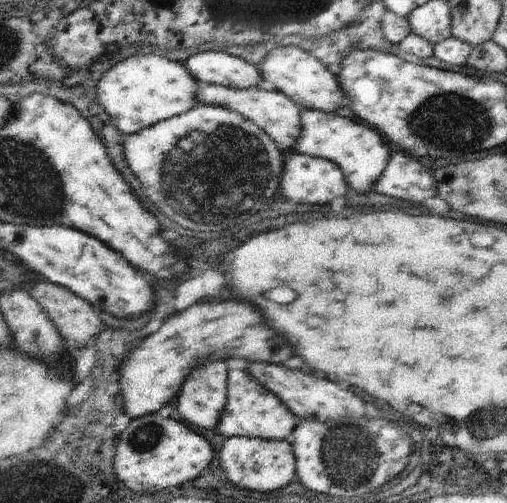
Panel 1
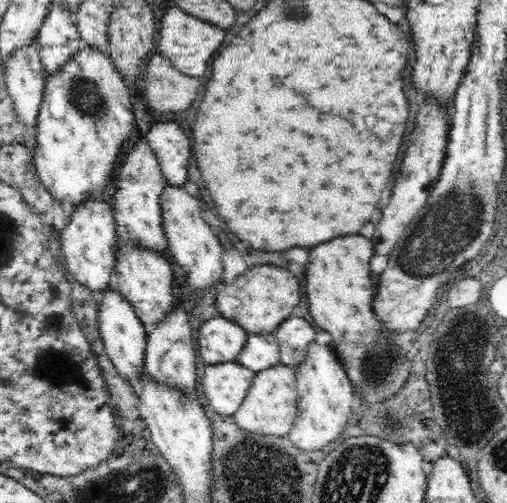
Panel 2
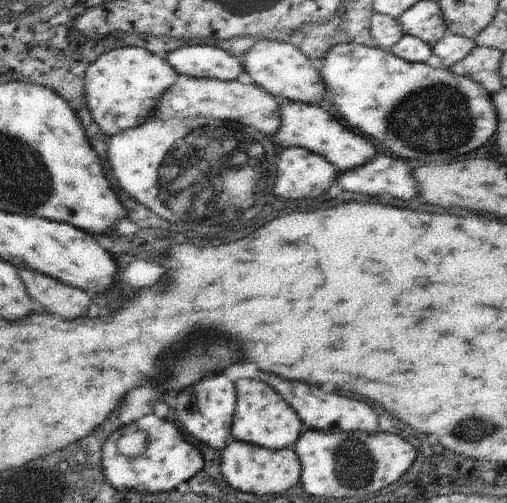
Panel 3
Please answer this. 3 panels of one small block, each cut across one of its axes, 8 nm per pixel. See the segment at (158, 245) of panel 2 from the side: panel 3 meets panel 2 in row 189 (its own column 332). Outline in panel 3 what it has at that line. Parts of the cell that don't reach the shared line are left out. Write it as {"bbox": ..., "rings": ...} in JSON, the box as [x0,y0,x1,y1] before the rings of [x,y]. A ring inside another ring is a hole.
{"bbox":[271,101,378,172],"rings":[[[293,101],[292,104],[281,106],[282,126],[271,137],[279,149],[298,147],[319,154],[336,166],[339,172],[348,172],[372,162],[378,153],[372,142],[344,128],[344,125],[322,109],[320,105]]]}

